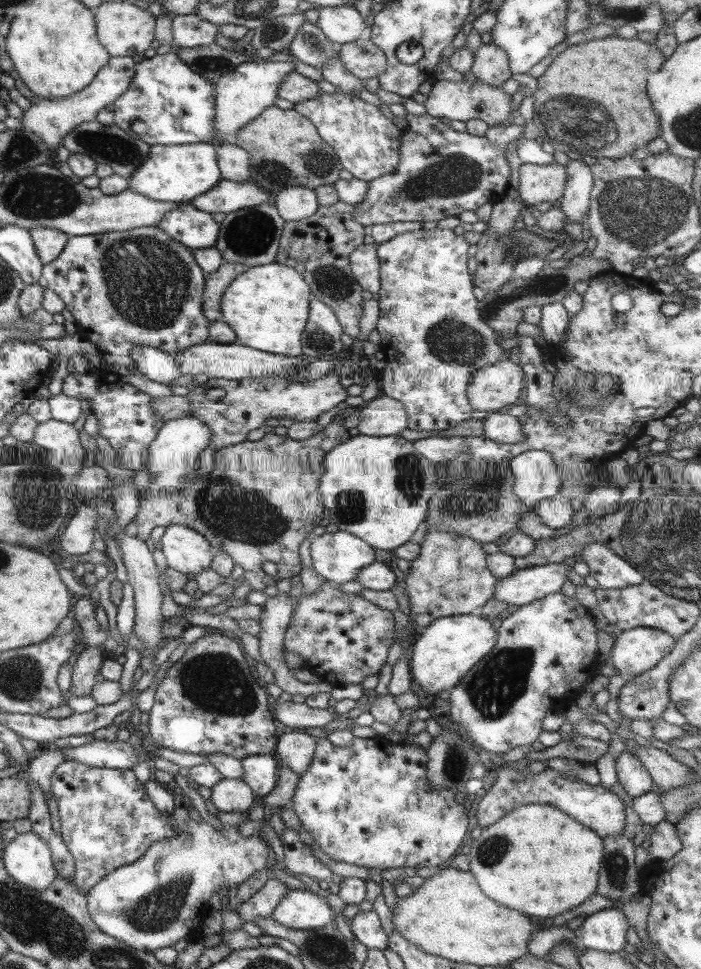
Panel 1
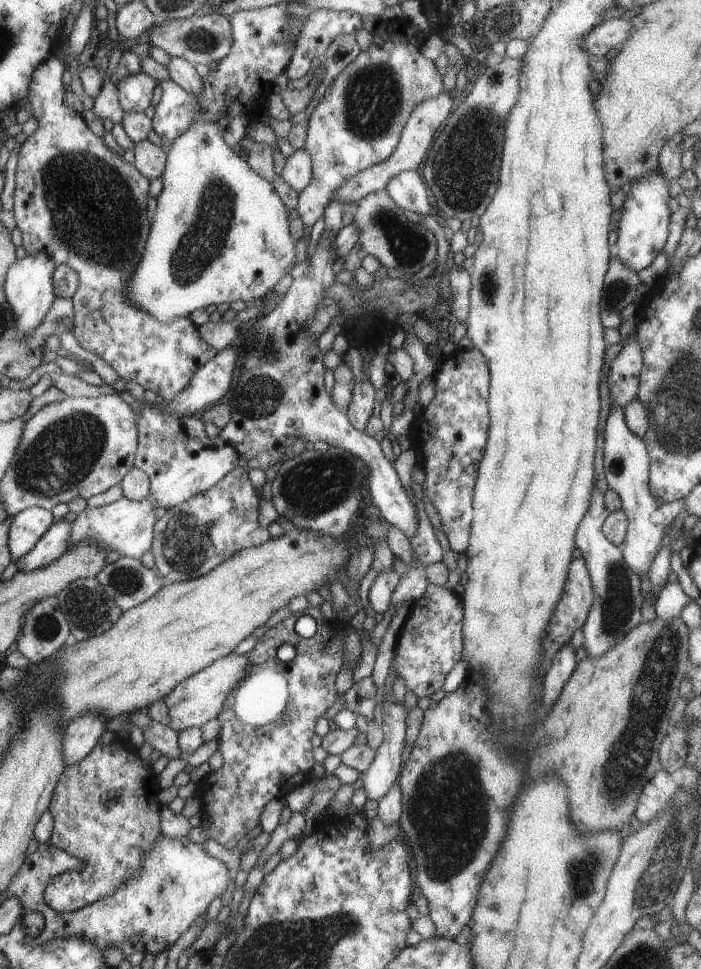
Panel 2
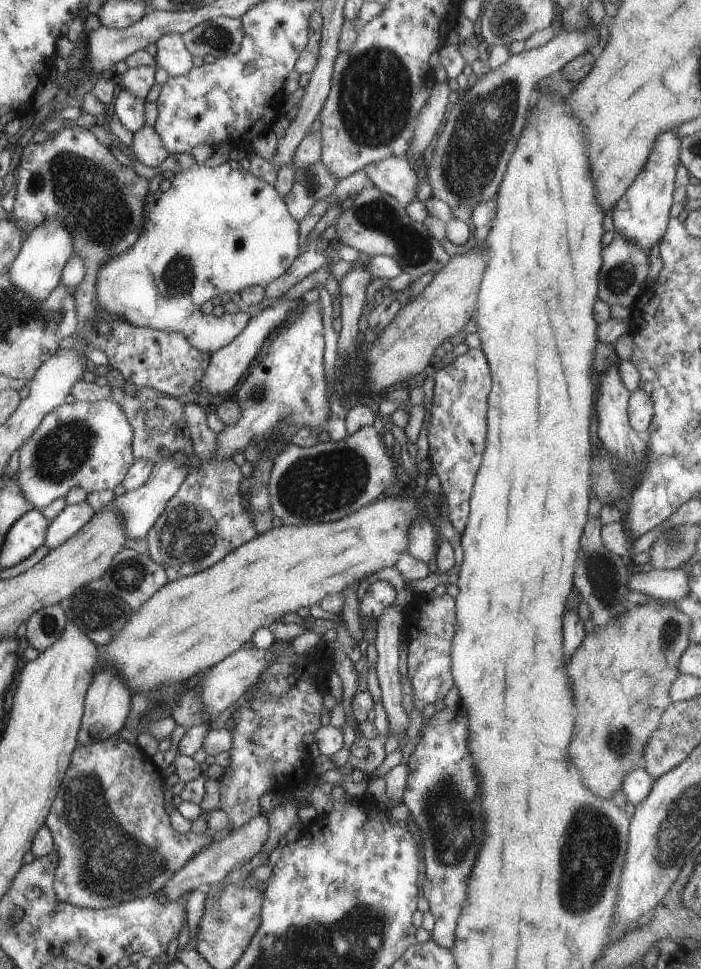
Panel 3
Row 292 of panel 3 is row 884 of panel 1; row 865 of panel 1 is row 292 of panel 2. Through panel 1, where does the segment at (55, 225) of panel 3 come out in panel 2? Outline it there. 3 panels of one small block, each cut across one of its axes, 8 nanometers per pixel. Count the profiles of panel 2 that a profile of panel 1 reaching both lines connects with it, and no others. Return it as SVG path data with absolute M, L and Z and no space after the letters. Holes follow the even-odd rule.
M36 252L36 254L26 254L26 257L16 260L7 272L7 283L3 290L6 293L6 299L10 304L10 313L16 318L16 334L20 340L26 340L32 336L44 316L47 314L50 306L55 299L54 284L52 284L52 274L56 270L56 262L48 260L46 254Z

